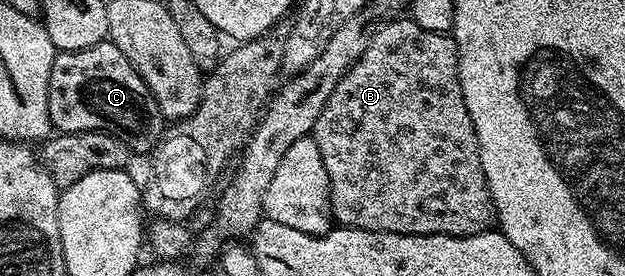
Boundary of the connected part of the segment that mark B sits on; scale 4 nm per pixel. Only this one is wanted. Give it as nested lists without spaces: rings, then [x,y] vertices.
[[[398,18],[382,24],[371,38],[371,46],[363,50],[359,62],[355,62],[355,66],[351,66],[351,70],[343,74],[335,90],[331,90],[331,98],[327,98],[327,106],[323,106],[311,135],[315,146],[319,146],[319,154],[323,154],[323,166],[327,166],[331,210],[334,221],[340,227],[372,232],[394,232],[404,236],[474,236],[480,232],[490,231],[495,220],[493,202],[489,198],[489,187],[479,158],[479,142],[459,82],[457,44],[452,35],[423,30],[423,26],[419,26],[411,18]]]

